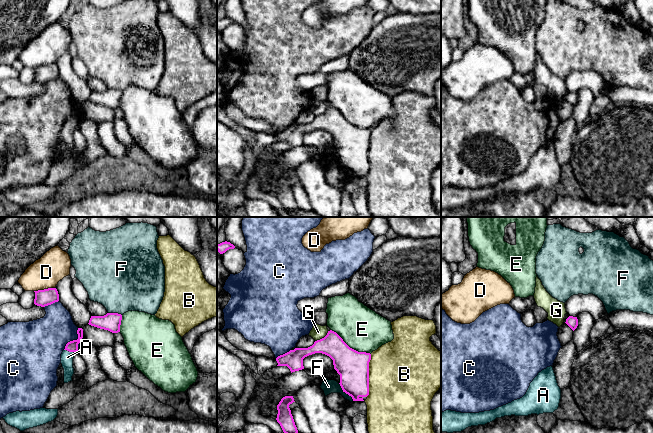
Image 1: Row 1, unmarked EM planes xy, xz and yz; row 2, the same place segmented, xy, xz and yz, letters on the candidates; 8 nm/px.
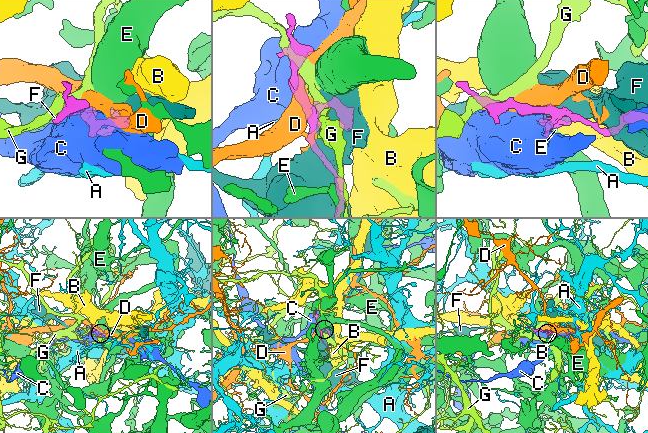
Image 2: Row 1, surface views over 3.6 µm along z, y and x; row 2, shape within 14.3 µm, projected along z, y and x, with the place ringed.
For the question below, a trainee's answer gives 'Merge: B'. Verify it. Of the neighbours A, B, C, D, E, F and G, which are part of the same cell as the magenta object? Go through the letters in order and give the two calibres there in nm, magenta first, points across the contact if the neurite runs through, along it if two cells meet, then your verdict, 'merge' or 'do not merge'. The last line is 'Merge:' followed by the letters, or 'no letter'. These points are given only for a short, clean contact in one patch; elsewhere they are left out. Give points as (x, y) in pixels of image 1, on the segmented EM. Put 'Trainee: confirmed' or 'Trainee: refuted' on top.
Trainee: refuted
A: calibres 90 and 100 nm; way xy (72, 346), (69, 351), (67, 357); merge
B: calibres 260 and 500 nm; border xz (371, 354), (369, 362), (369, 393), (366, 396); do not merge
C: calibres 90 and 360 nm; do not merge
D: calibres 130 and 240 nm; do not merge
E: calibres 260 and 360 nm; border xz (331, 329), (350, 347), (370, 354); do not merge
F: calibres 260 and 110 nm; do not merge
G: calibres 200 and 120 nm; do not merge
Merge: A

